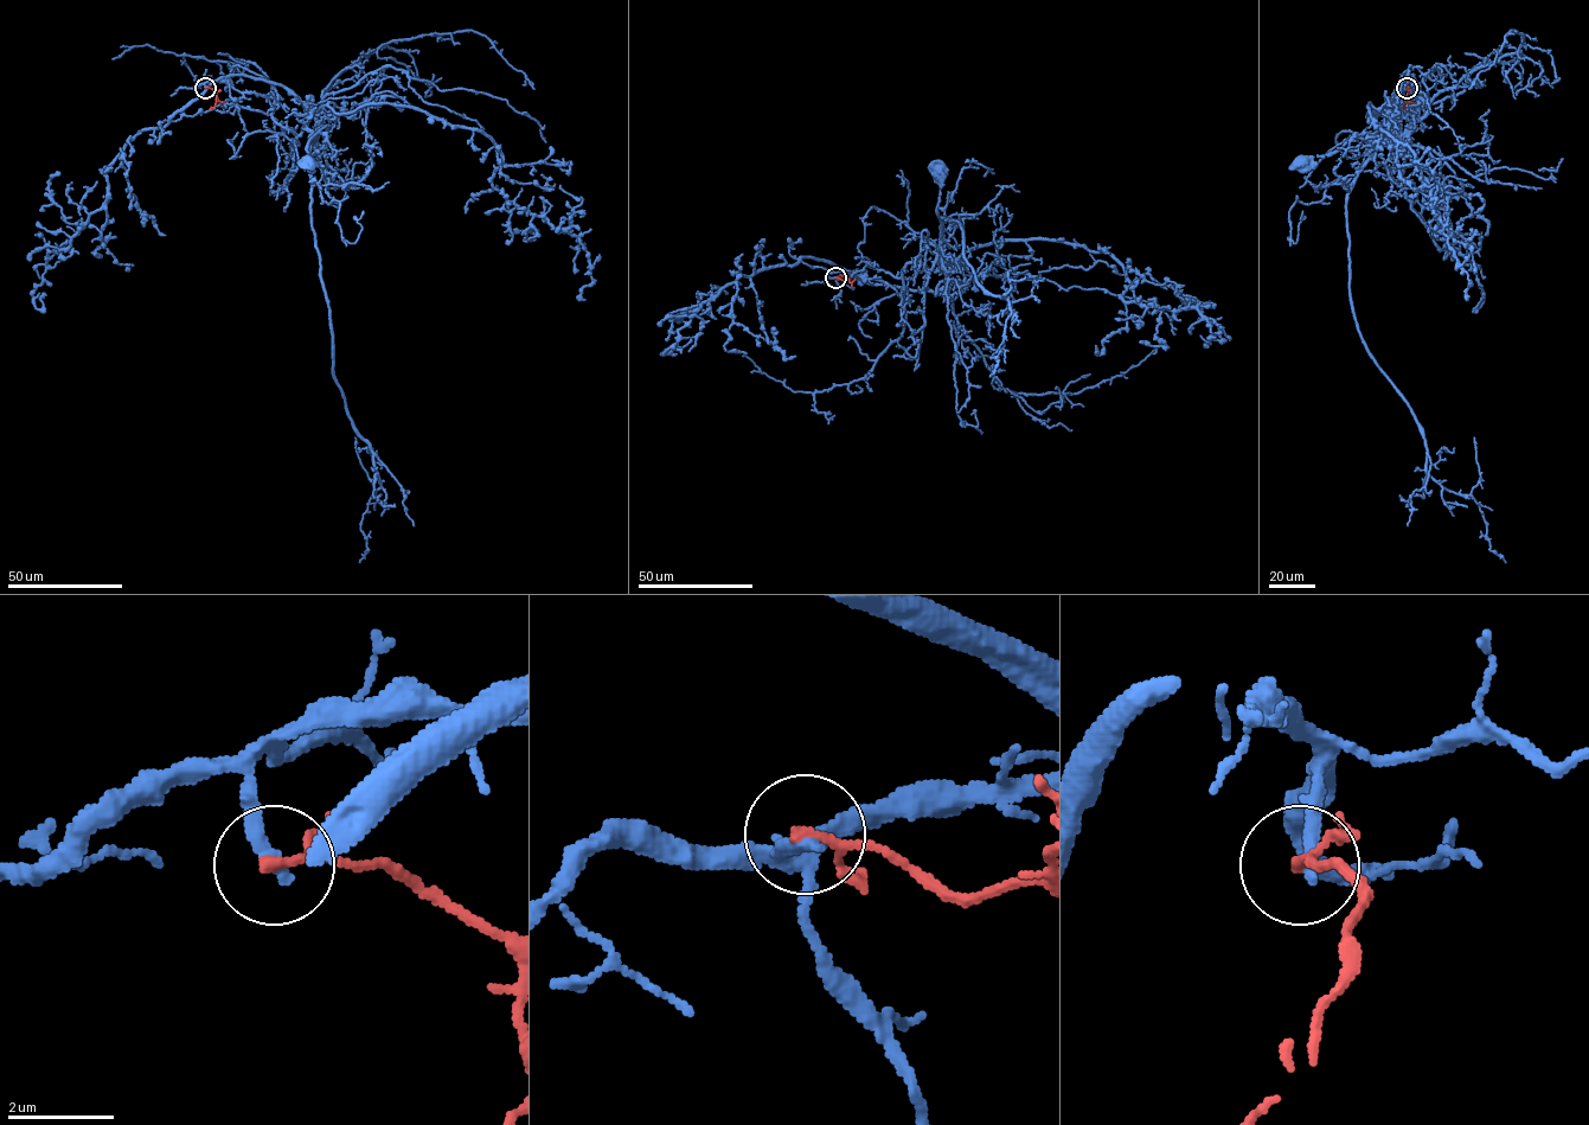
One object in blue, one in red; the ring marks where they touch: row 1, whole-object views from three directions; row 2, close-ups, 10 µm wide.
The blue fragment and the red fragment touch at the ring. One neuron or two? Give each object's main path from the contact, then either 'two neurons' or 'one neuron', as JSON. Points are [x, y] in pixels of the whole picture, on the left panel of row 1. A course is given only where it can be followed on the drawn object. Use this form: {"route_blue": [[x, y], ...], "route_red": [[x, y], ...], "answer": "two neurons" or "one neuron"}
{"route_blue": [[205, 88], [205, 82], [224, 81], [264, 96], [277, 123], [298, 135], [312, 133], [309, 164]], "route_red": [[205, 88], [216, 91], [216, 103], [209, 109]], "answer": "two neurons"}

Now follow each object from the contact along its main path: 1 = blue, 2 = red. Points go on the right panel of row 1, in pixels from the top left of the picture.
1: (1407, 88), (1404, 81), (1408, 91), (1426, 102), (1392, 123), (1398, 135), (1379, 129), (1302, 164)
2: (1407, 88), (1404, 109)

